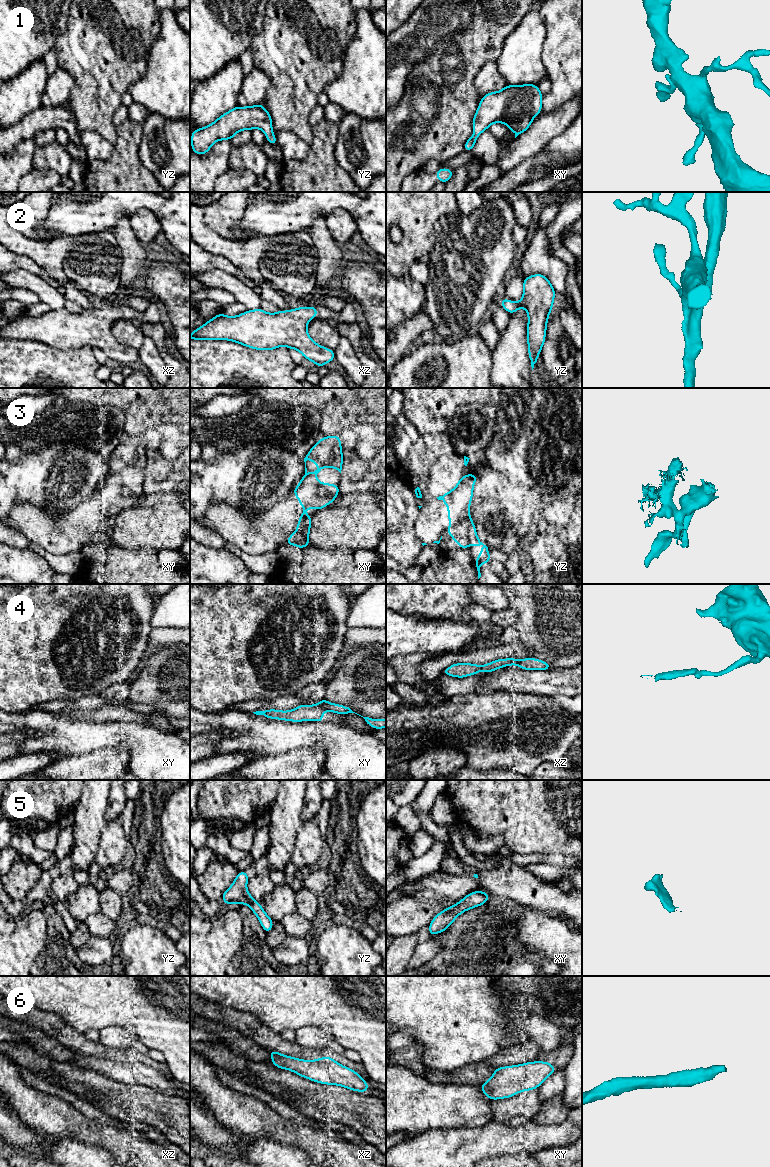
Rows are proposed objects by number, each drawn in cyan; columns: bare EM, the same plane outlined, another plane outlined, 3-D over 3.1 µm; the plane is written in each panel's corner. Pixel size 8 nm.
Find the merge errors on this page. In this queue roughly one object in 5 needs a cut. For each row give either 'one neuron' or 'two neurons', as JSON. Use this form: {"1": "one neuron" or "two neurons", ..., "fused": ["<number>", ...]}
{"1": "one neuron", "2": "one neuron", "3": "two neurons", "4": "two neurons", "5": "one neuron", "6": "one neuron", "fused": ["3", "4"]}

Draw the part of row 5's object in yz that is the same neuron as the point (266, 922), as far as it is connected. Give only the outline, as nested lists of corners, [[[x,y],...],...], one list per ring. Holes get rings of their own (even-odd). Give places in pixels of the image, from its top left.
[[[239,871],[237,877],[231,886],[223,893],[221,899],[224,903],[233,904],[246,904],[253,913],[257,916],[262,928],[268,934],[273,928],[272,919],[263,910],[261,903],[258,903],[248,892],[247,882],[249,876],[246,871]]]

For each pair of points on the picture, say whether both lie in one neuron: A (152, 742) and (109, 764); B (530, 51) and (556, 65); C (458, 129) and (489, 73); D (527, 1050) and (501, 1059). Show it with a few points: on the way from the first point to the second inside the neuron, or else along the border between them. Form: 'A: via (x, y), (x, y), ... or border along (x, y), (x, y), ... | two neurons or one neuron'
A: border along (107, 746), (127, 746), (129, 765), (126, 769) | two neurons
B: border along (545, 35), (542, 63), (547, 75) | two neurons
C: border along (480, 69), (475, 78), (475, 88), (482, 96) | two neurons
D: via (521, 1053), (507, 1057) | one neuron

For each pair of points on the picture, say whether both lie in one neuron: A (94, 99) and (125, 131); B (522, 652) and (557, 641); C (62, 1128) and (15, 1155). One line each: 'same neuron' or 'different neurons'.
A: different neurons
B: different neurons
C: different neurons

